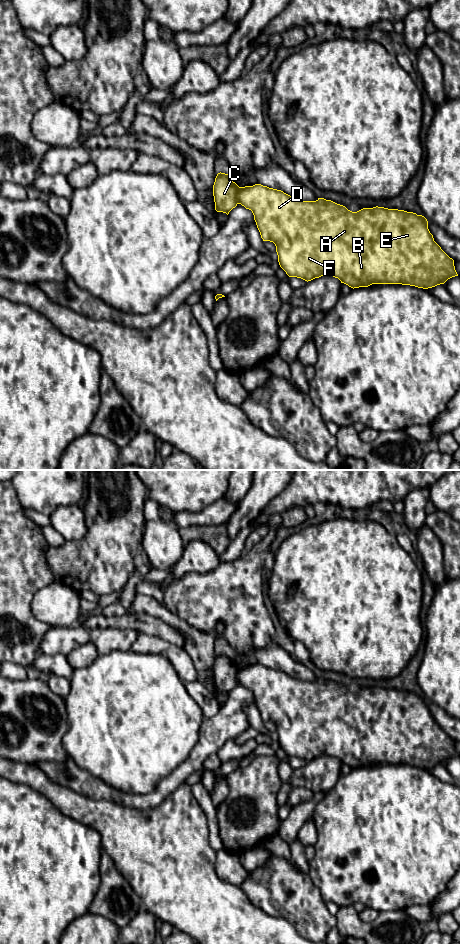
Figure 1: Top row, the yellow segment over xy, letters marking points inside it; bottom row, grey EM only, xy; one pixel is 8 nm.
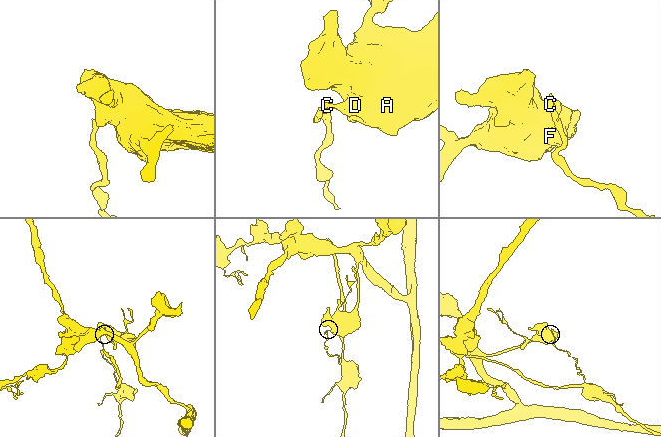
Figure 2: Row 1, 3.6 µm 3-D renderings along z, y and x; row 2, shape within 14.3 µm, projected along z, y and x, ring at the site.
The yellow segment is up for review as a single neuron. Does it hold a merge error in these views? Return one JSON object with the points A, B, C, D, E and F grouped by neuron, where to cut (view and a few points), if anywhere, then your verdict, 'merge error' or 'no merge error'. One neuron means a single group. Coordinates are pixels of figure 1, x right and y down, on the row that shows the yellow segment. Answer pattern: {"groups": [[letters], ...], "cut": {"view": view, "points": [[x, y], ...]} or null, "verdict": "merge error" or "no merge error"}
{"groups": [["A", "B", "D", "E", "F"], ["C"]], "cut": {"view": "xy", "points": [[239, 187], [237, 203]]}, "verdict": "merge error"}

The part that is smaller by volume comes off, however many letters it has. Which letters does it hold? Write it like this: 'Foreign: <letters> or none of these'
Foreign: C

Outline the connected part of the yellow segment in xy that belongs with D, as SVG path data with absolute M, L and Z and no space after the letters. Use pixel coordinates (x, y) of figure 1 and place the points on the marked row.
M261 184L239 187L237 202L252 211L263 241L275 244L279 265L289 277L308 282L328 275L353 289L372 284L402 284L428 289L458 276L454 260L434 241L428 221L422 215L378 206L352 212L331 200L301 201Z

